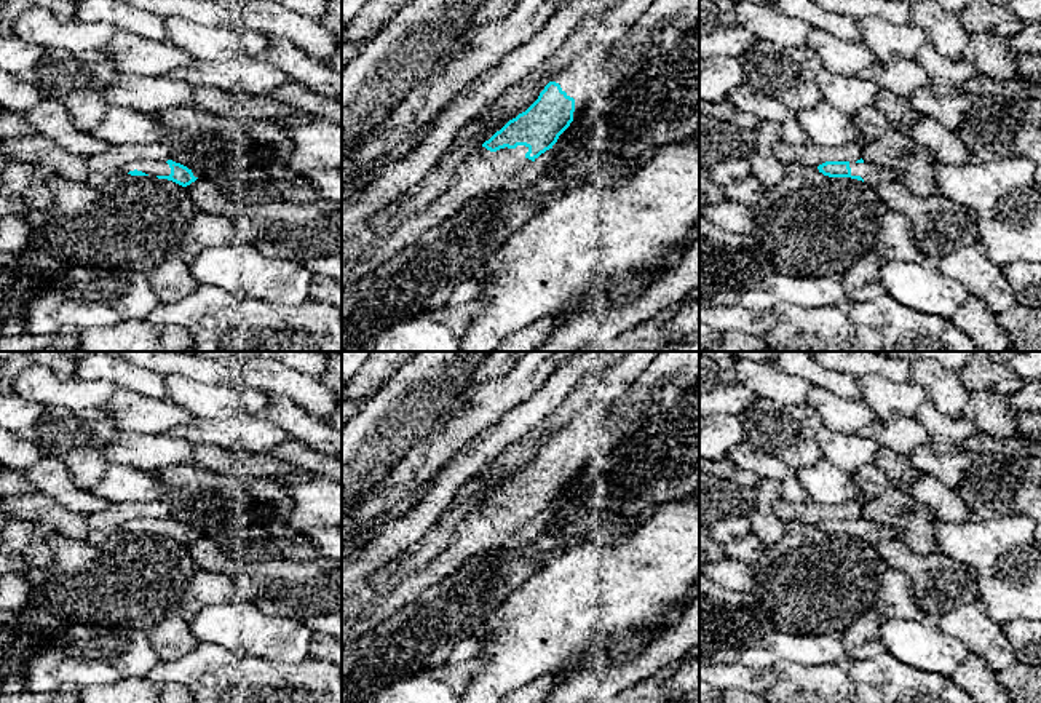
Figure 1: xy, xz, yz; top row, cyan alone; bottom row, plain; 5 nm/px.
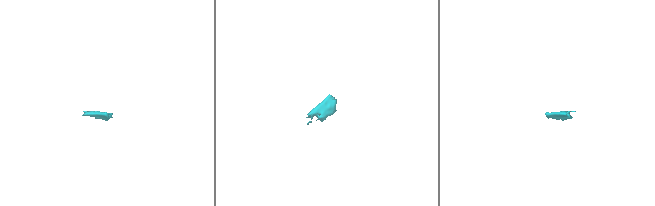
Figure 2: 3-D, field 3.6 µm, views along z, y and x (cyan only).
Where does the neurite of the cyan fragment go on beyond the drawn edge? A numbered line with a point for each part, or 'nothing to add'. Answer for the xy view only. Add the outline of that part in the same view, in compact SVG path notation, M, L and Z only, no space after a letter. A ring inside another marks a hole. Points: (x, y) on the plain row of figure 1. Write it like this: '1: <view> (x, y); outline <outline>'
1: xy (152, 526); outline M139 518L123 522L118 530L128 532L129 529L142 529L148 534L169 534L171 526L166 519L152 519L152 518Z

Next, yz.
1: yz (872, 532); outline M849 519L851 534L861 534L865 542L875 545L883 538L896 537L896 532L889 526L883 526L880 522L873 522L869 519L856 521Z

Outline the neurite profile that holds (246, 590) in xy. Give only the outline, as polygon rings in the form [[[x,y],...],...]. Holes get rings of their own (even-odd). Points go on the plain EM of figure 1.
[[[196,569],[182,598],[179,614],[190,622],[206,606],[239,599],[251,602],[257,593],[254,582],[247,578],[233,580],[225,574]]]

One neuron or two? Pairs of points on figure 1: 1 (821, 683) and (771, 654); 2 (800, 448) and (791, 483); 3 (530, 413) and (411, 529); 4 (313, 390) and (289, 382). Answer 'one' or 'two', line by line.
1: two
2: two
3: one
4: one

